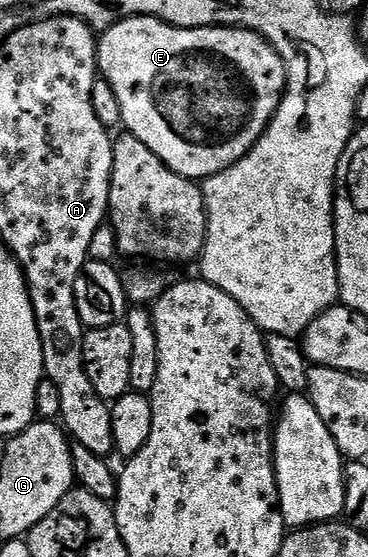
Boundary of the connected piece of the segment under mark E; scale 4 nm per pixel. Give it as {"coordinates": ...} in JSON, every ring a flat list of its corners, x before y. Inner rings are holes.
{"coordinates":[[129,17,118,21,111,29,105,30,98,37,98,72,101,80,112,83,112,91,116,91,116,99,120,99,122,112,122,125,125,132,131,133,144,147,148,147,159,159,165,163,172,172,181,177,187,177,195,183,216,175,228,167,232,167,244,155,252,151,268,126,270,120,282,102,282,95,286,92,286,63,259,33,253,29,241,27,207,27,204,29,181,29,175,25,164,23,155,17]]}

